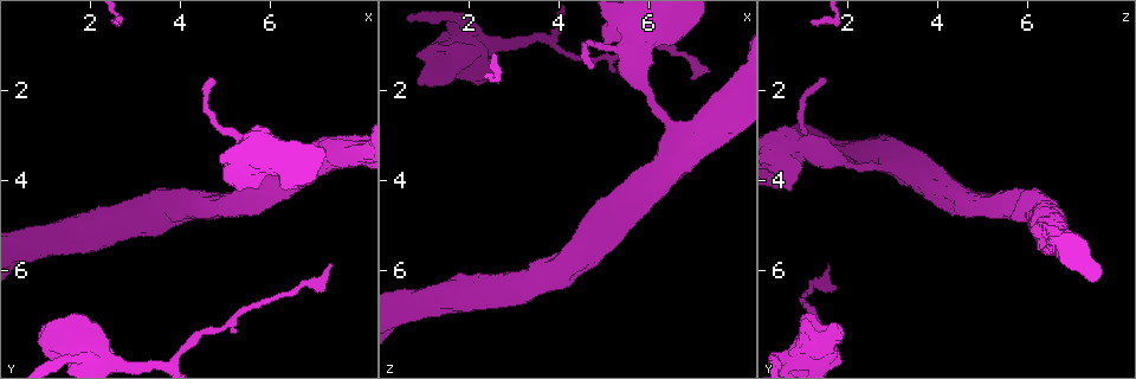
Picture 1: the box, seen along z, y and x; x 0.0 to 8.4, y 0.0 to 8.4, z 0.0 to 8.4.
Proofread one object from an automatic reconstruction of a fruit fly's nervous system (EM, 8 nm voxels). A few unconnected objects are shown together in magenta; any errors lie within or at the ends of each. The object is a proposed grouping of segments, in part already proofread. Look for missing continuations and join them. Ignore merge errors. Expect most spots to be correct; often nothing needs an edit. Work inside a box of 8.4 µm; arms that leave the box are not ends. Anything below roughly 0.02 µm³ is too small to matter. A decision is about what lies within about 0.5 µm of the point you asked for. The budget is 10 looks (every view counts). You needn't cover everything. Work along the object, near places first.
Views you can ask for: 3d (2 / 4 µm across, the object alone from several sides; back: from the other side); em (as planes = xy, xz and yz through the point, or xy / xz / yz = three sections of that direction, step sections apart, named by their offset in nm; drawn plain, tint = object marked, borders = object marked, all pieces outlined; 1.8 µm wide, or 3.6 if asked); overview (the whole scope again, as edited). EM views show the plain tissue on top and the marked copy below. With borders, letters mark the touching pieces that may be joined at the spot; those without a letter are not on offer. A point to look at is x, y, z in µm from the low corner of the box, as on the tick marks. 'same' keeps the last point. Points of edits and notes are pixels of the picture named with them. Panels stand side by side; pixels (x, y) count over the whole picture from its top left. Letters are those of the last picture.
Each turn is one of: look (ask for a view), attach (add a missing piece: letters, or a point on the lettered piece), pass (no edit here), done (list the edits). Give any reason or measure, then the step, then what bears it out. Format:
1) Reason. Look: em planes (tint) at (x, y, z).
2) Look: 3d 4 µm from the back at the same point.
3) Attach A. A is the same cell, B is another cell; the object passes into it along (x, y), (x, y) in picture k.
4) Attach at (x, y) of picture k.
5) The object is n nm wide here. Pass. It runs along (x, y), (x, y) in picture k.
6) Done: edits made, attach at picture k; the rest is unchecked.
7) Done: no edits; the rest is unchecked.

Thin end. Look: 3d 4 µm from the back at (4.70, 1.75, 1.50).

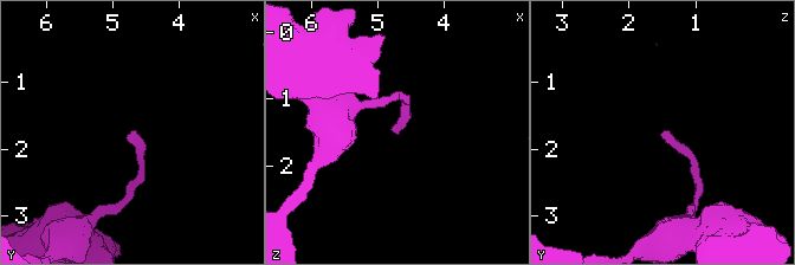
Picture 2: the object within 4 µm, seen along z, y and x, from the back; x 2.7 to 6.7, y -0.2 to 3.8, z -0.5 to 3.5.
Look: em planes (borders) at (4.75, 1.75, 1.50).

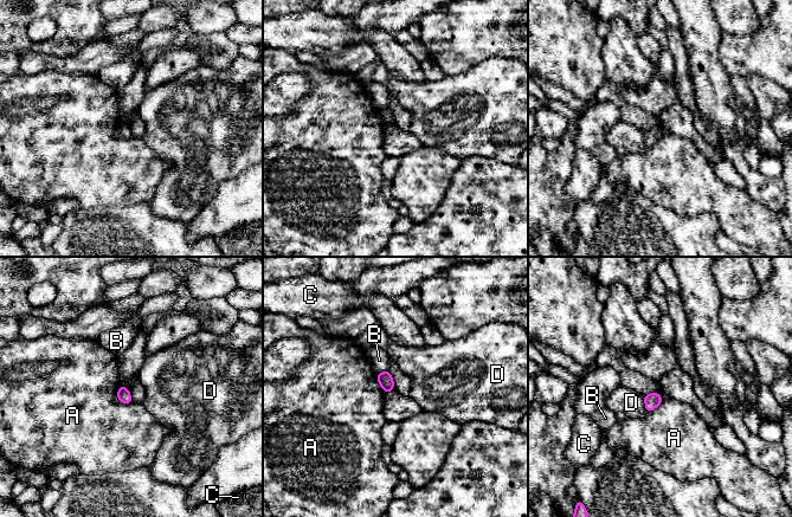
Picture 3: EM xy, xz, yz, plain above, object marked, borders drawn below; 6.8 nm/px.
The longest contact is with A, 160 nm. Pass. A, B, C and D are other cells; a border runs along (118, 386), (117, 399), (133, 404) in picture 3; none of them fits.

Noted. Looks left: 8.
Calibre changes. Look: 3d 4 µm at (5.85, 3.30, 0.90).

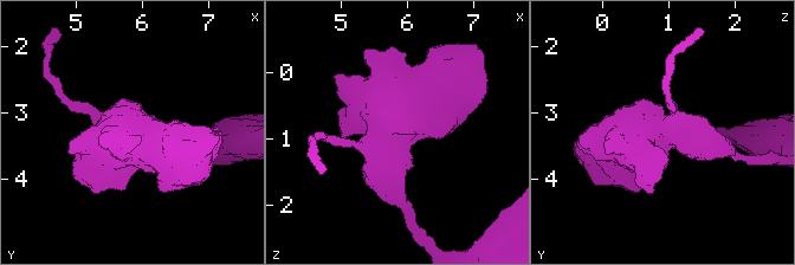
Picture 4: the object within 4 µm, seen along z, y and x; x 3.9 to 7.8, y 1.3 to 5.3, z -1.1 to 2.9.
Look: em 3.6 µm planes (tint) at (5.85, 3.35, 0.95).

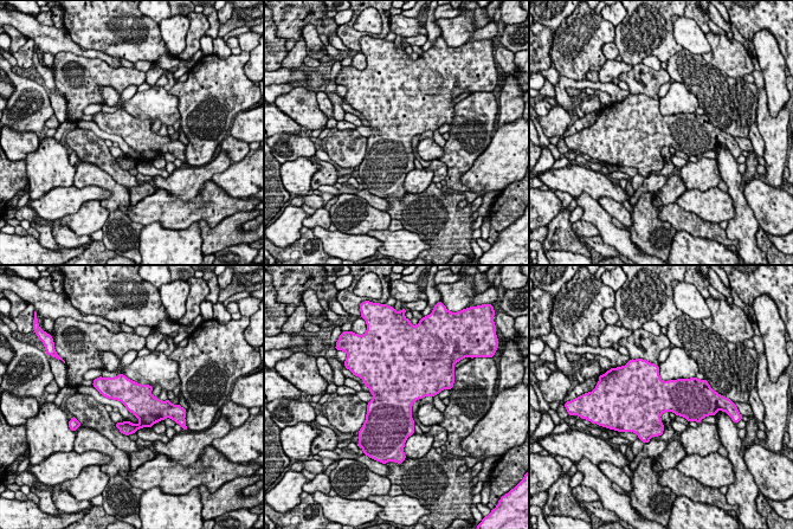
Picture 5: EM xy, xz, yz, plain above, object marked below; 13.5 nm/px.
Look: em 3.6 µm planes (borders) at the same point.

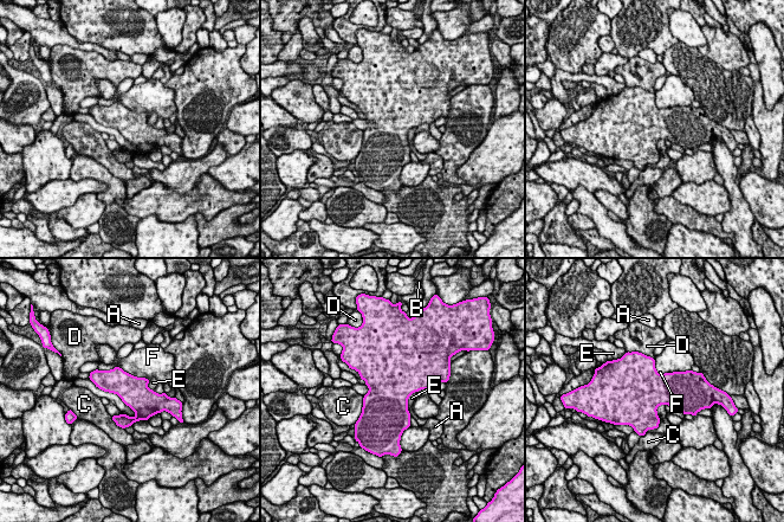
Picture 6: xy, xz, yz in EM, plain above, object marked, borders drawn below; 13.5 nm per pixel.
The object is 400 nm wide here. Pass. A, B, C, D, E and F are other cells; no lettered piece goes on from it.

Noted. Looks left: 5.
Long arm stops here. Look: em 3.6 µm planes (tint) at (7.40, 5.90, 1.60).

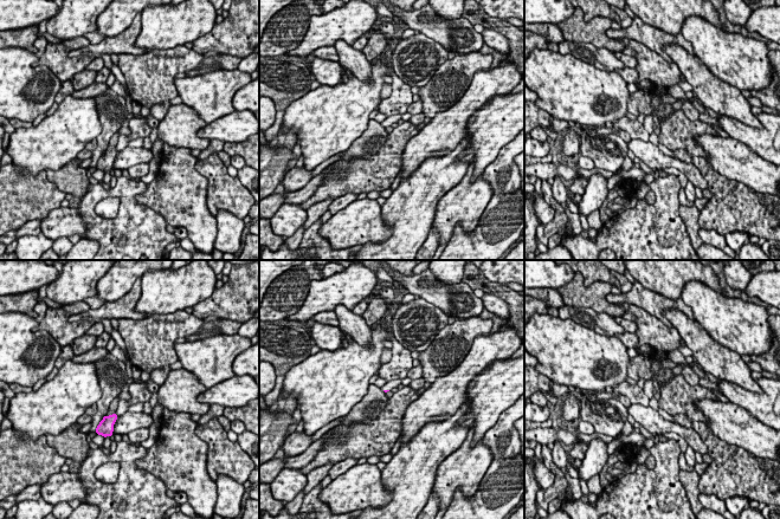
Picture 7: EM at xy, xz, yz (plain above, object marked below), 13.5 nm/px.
Look: em 3.6 µm planes (borders) at the same point.

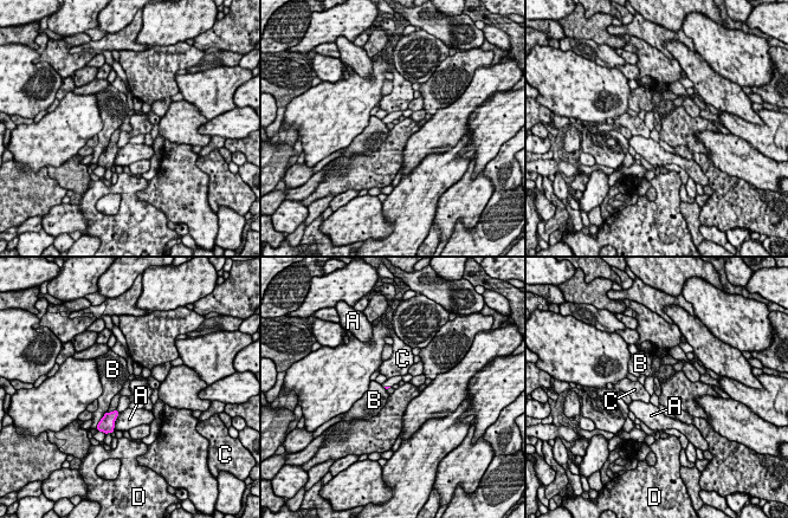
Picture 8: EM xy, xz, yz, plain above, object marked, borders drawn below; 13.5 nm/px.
Pass. A, B, C and D are other cells; a border runs along (116, 408), (108, 412) in picture 8; no lettered piece goes on from it.

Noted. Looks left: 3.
Abrupt turn. Look: em 3.6 µm yz step 8 (tint) at (2.00, 7.80, 0.80).

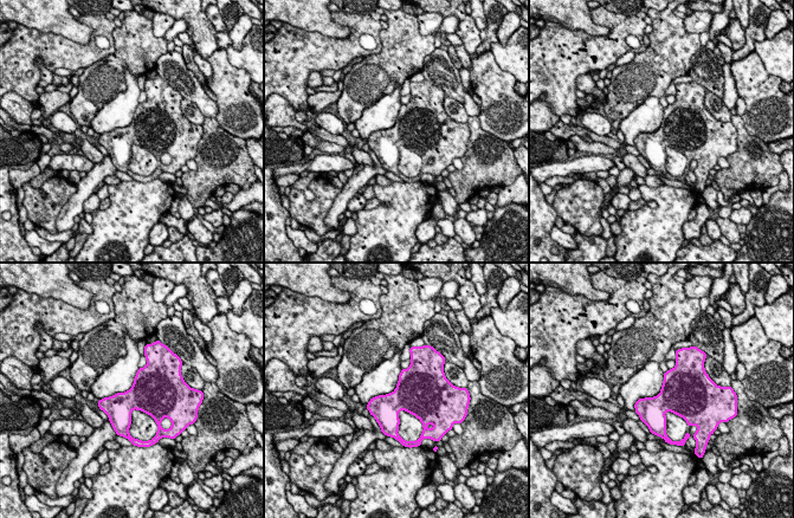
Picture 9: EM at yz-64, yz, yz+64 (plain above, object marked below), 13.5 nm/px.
Look: em 3.6 µm planes (tint) at the same point.

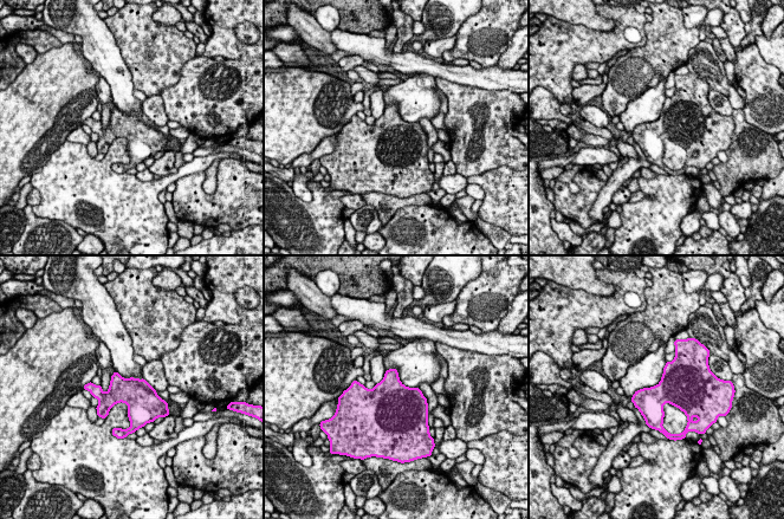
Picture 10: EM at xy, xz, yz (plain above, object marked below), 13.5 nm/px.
What lies round it. Look: em 3.6 µm planes (borders) at the same point.

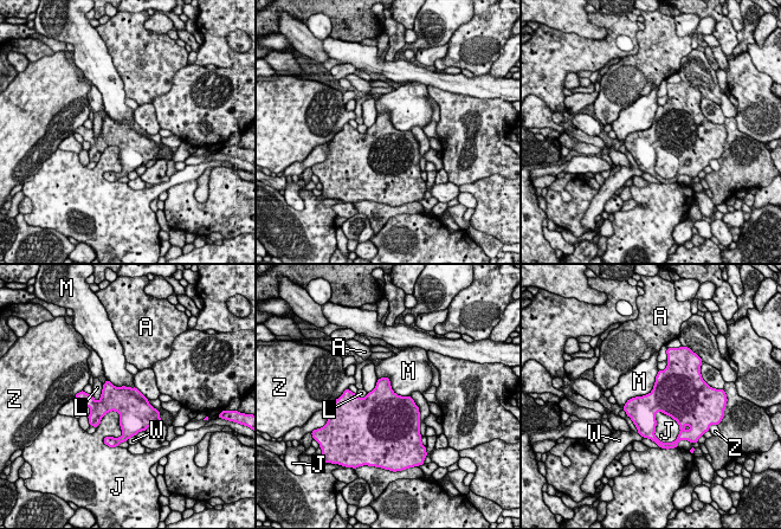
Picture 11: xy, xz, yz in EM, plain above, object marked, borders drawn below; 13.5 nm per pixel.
Pass. A, J, L, M, W and Z are other cells; a border runs along (659, 371), (653, 388), (623, 408) in picture 11; no lettered piece goes on from it.

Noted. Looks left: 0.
Done: no edits; the rest is unchecked.

